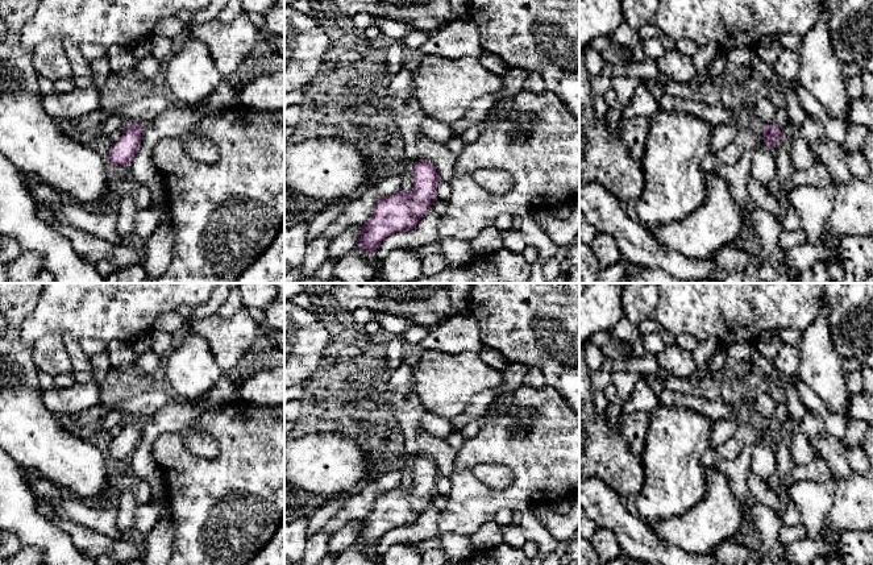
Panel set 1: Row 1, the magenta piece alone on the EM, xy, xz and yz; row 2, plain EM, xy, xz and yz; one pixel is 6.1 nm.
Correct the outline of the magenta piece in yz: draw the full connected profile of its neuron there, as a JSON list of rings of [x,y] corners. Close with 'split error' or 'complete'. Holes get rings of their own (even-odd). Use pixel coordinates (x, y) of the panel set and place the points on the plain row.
[[[762,420],[762,435],[766,441],[774,445],[776,437],[783,432],[783,428],[774,420]]]; complete

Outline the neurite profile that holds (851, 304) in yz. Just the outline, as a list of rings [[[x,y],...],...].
[[[828,283],[824,295],[836,352],[873,369],[873,283]]]

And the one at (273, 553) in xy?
[[[284,519],[273,539],[246,565],[284,565]]]

